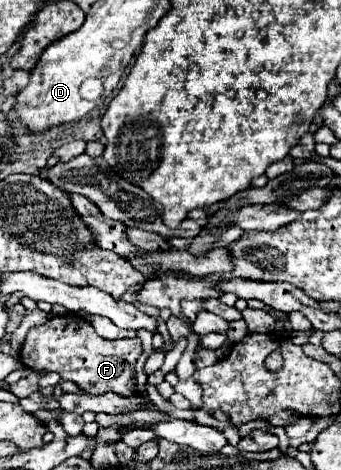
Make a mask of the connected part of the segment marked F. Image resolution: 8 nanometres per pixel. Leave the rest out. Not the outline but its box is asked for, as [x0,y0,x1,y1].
[19,313,141,397]

